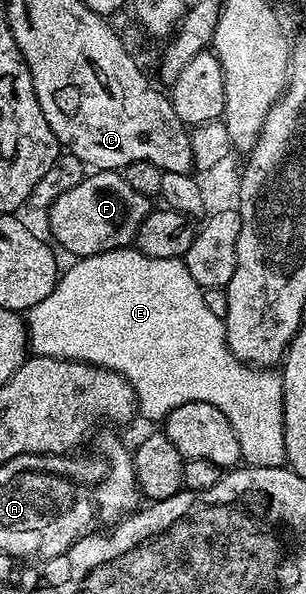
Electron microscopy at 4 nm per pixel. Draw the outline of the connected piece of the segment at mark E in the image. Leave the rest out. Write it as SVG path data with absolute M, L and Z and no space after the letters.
M132 246L119 247L116 251L104 251L86 259L77 259L69 268L60 272L55 289L51 297L43 297L39 305L35 305L27 313L27 347L33 355L55 357L56 359L79 359L83 363L90 363L96 367L105 367L108 371L118 371L129 382L137 398L136 414L145 419L164 420L171 409L191 401L207 401L207 405L215 405L227 421L231 421L231 429L235 429L235 437L239 437L239 449L242 460L251 467L283 467L286 466L285 457L285 422L283 421L283 389L281 377L276 370L255 367L237 359L235 353L225 340L225 324L222 319L215 317L211 309L203 301L203 288L197 284L195 277L187 273L187 265L180 258L160 259L147 257Z

